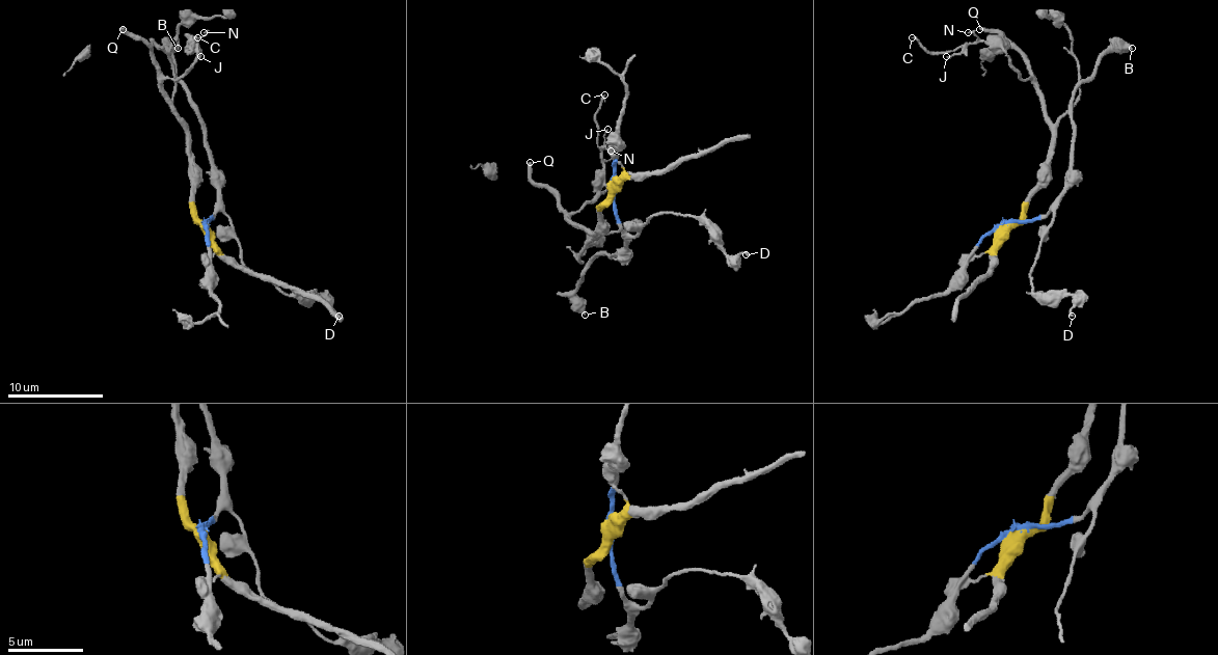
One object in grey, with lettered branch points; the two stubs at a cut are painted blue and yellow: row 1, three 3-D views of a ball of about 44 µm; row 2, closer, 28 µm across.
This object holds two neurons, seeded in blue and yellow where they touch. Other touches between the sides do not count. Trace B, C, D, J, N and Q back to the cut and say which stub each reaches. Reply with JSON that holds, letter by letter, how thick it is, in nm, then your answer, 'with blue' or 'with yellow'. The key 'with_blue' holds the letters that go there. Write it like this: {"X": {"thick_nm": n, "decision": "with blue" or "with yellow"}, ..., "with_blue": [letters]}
{"B": {"thick_nm": 440, "decision": "with blue"}, "C": {"thick_nm": 190, "decision": "with yellow"}, "D": {"thick_nm": 190, "decision": "with blue"}, "J": {"thick_nm": 130, "decision": "with yellow"}, "N": {"thick_nm": 130, "decision": "with yellow"}, "Q": {"thick_nm": 320, "decision": "with yellow"}, "with_blue": ["B", "D"]}

